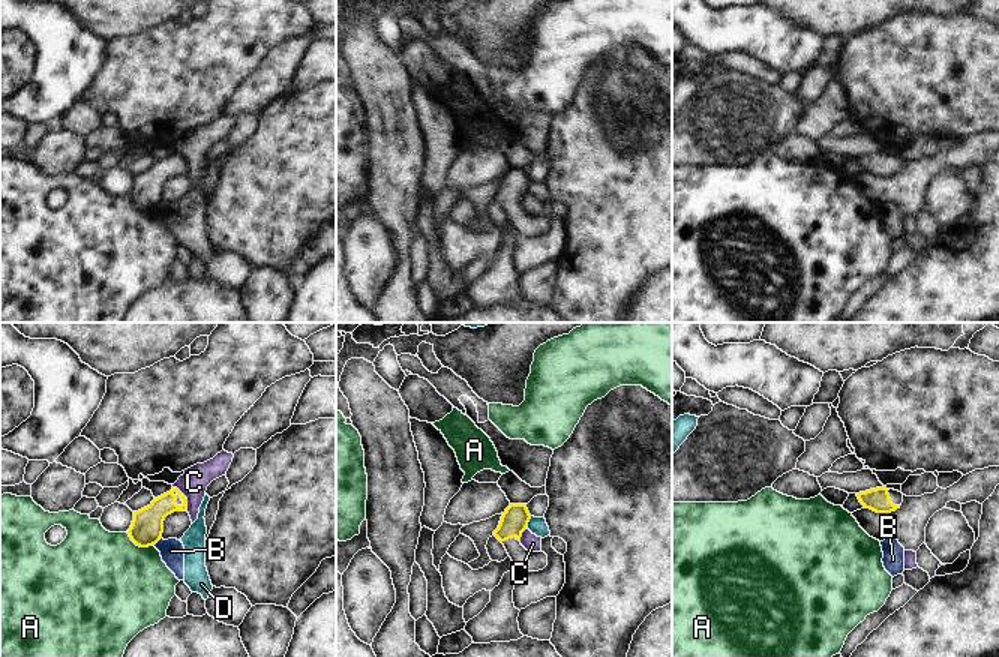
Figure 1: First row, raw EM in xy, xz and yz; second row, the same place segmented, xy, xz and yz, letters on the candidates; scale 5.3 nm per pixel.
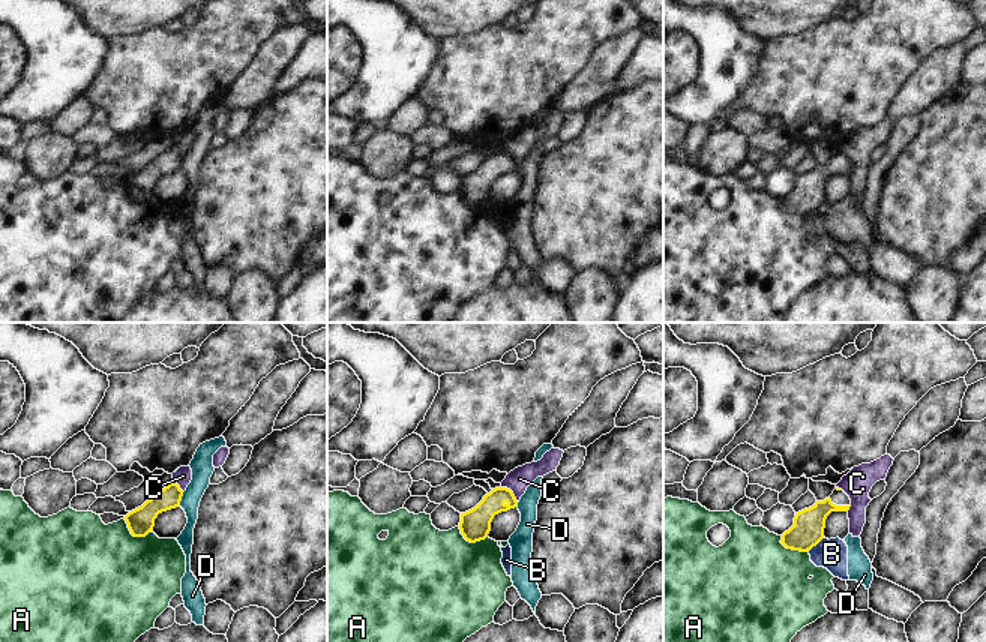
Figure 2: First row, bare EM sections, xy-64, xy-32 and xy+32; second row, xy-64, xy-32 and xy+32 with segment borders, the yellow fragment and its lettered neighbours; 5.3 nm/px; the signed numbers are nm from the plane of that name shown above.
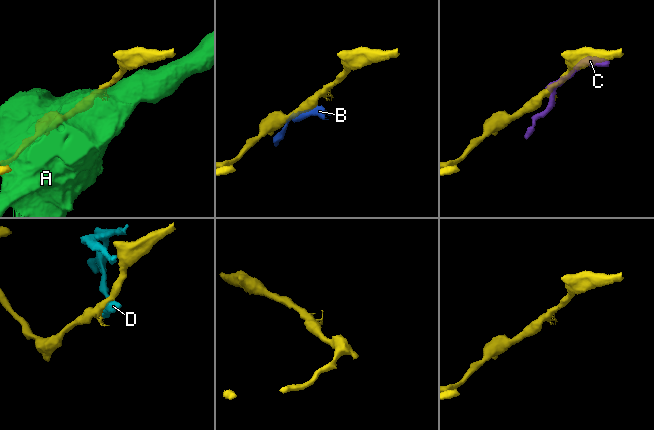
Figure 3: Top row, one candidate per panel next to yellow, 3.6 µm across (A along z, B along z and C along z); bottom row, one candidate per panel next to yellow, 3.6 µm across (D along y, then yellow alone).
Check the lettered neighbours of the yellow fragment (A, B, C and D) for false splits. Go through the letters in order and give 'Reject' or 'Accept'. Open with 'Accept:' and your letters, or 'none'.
Accept: none
A: Reject
B: Reject
C: Reject
D: Reject

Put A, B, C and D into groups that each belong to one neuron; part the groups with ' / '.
A / B D / C

